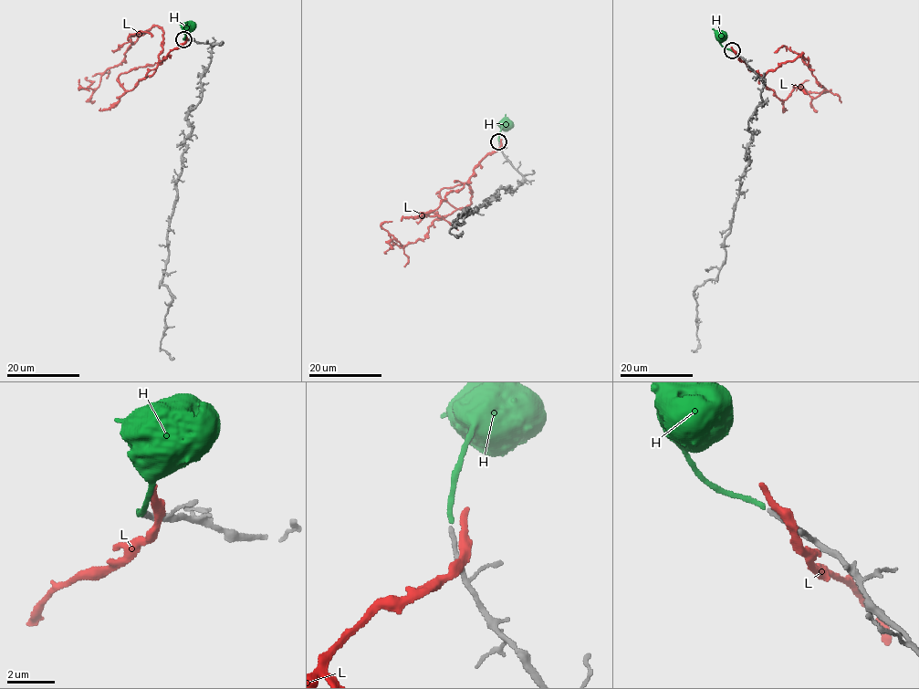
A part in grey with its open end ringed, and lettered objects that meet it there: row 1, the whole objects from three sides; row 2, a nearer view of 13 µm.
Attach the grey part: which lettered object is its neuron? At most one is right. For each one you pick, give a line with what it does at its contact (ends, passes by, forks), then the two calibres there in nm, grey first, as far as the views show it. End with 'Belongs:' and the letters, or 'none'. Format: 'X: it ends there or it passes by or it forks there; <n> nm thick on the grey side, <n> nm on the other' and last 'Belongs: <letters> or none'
H: it ends there; 200 nm thick on the grey side, 200 nm on the other
Belongs: H

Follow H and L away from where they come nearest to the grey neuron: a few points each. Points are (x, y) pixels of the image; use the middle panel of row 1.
H: (498, 140), (505, 114)
L: (500, 147), (488, 152), (469, 179), (471, 203), (434, 220), (423, 239), (403, 245), (381, 225), (391, 221)

